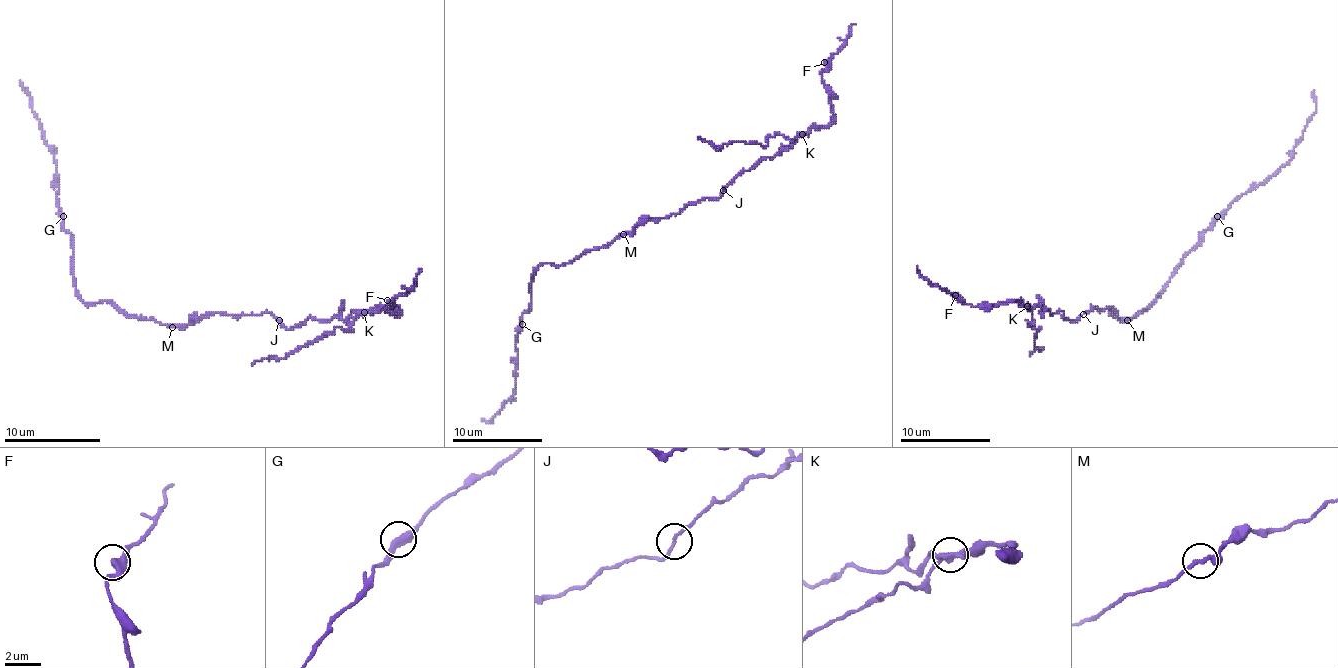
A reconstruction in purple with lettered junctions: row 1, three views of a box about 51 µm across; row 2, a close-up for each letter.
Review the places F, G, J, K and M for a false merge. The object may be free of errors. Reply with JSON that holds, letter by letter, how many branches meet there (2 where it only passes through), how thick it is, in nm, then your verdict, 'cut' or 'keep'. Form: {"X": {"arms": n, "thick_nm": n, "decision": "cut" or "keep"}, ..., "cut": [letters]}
{"F": {"arms": 2, "thick_nm": 400, "decision": "keep"}, "G": {"arms": 2, "thick_nm": 380, "decision": "keep"}, "J": {"arms": 2, "thick_nm": 160, "decision": "keep"}, "K": {"arms": 3, "thick_nm": 320, "decision": "cut"}, "M": {"arms": 3, "thick_nm": 200, "decision": "keep"}, "cut": ["K"]}

